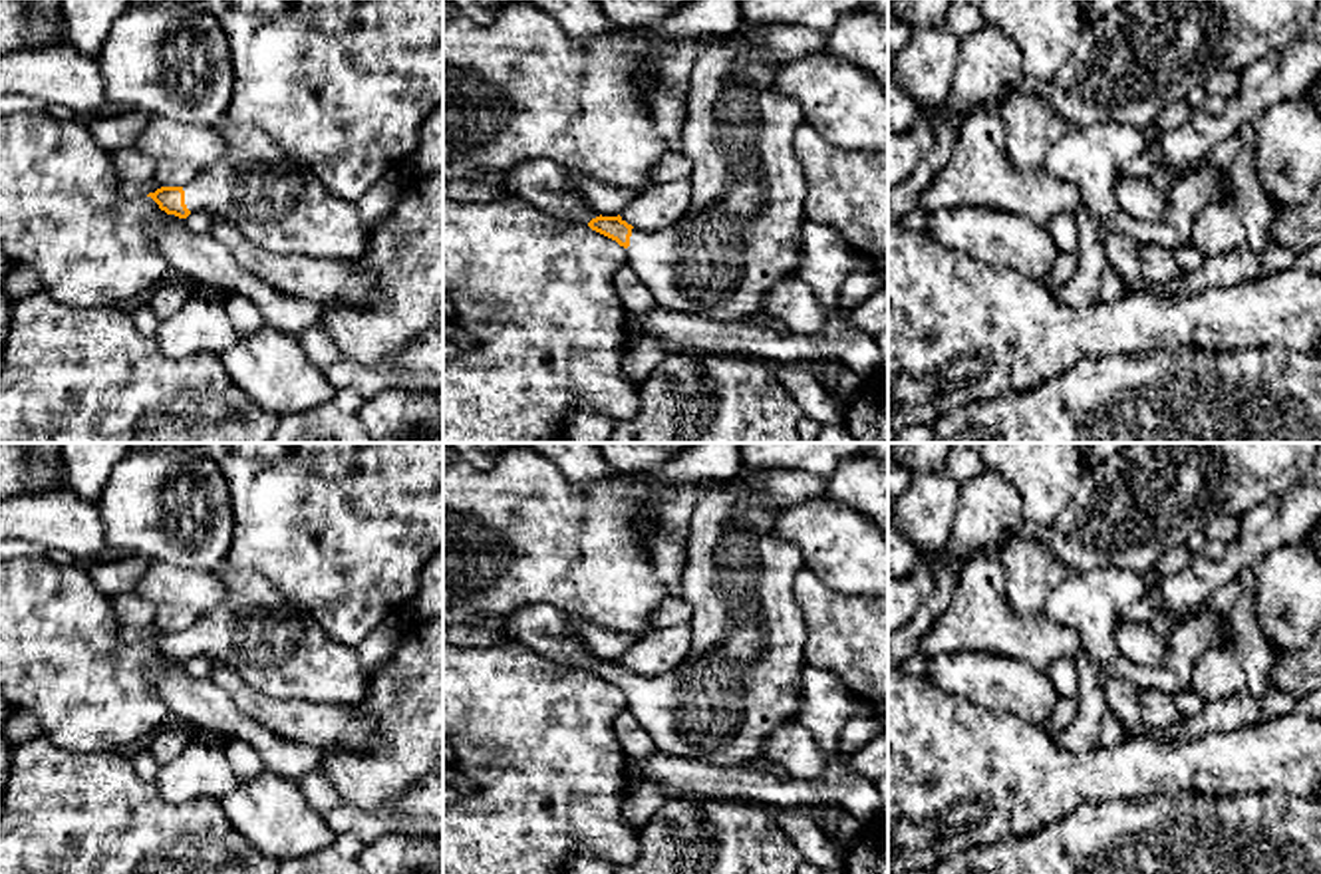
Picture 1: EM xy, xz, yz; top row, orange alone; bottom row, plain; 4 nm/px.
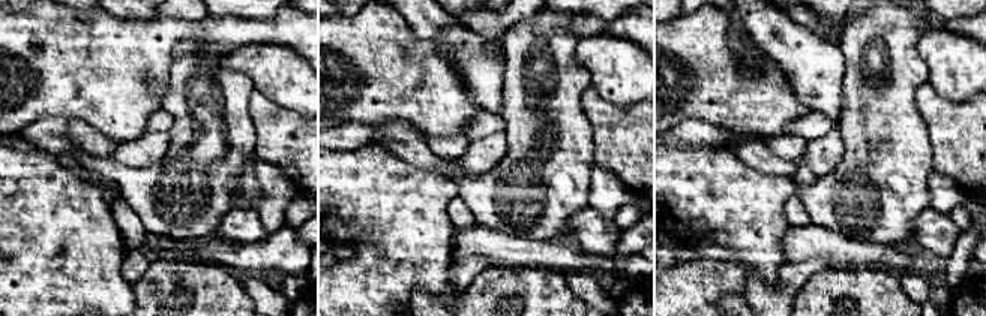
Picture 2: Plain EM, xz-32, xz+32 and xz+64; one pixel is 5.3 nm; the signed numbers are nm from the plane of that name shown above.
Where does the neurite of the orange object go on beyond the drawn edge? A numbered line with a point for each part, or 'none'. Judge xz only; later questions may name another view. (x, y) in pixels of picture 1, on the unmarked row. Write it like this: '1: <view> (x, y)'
1: xz (741, 680)

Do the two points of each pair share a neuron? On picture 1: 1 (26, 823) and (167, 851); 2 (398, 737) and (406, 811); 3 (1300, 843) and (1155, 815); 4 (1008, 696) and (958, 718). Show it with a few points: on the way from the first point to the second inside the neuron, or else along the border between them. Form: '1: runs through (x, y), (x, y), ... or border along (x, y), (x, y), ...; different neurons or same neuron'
1: runs through (62, 851), (132, 851); same neuron
2: border along (422, 777), (382, 813), (358, 807); different neurons
3: runs through (1264, 843), (1190, 843); same neuron
4: border along (940, 688), (994, 712), (1010, 712), (1026, 724); different neurons

